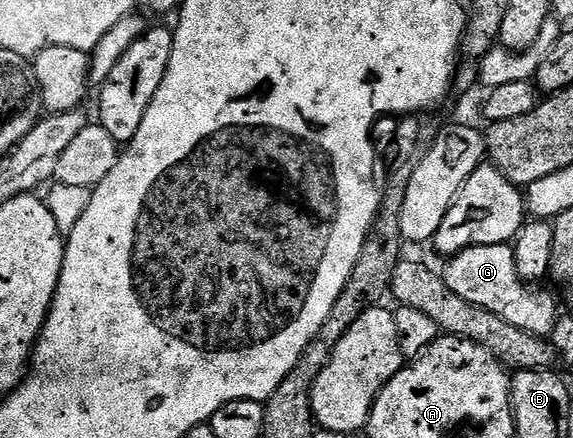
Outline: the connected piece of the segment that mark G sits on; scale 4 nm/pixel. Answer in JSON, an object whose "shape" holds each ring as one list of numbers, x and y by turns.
{"shape":[[494,243,465,247,450,256,446,263,447,268,442,268,441,274,445,285,449,285,457,297,465,297,465,301,501,317,501,321,509,321,509,325,517,325,517,329,525,333,550,336,555,327,555,299,547,291,538,291,538,286,523,282,517,273,514,246]]}

